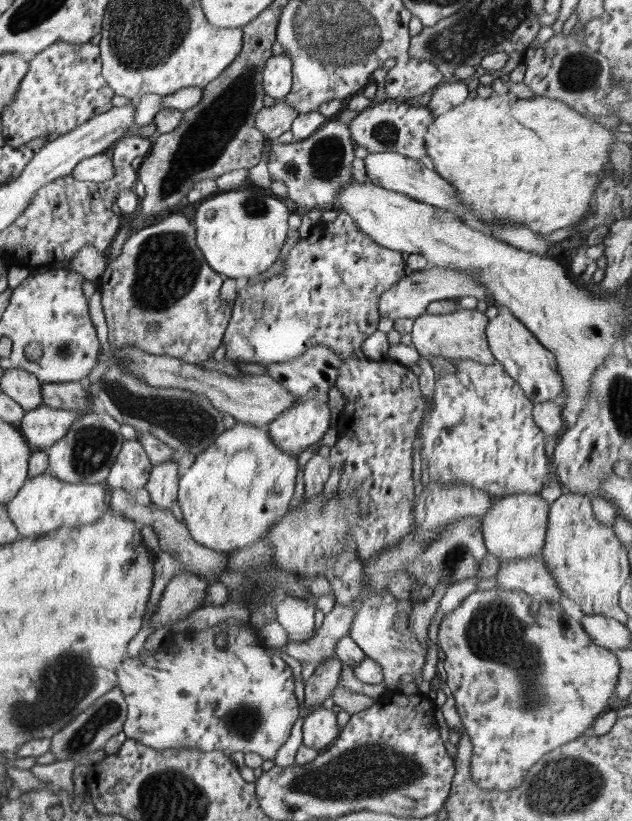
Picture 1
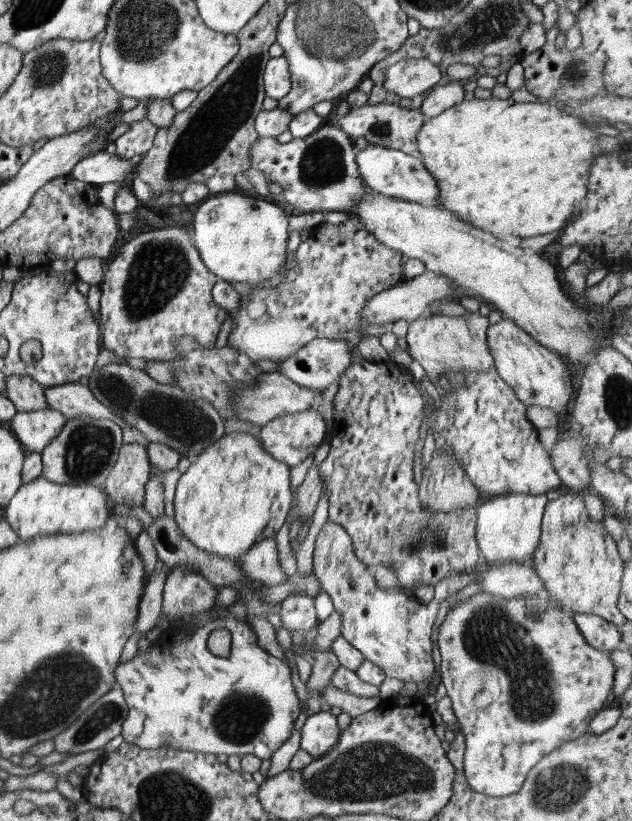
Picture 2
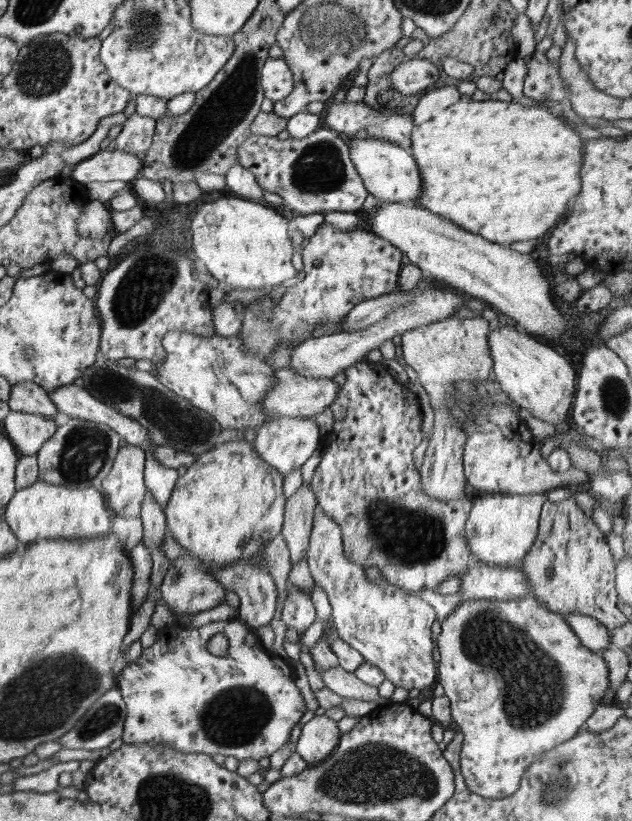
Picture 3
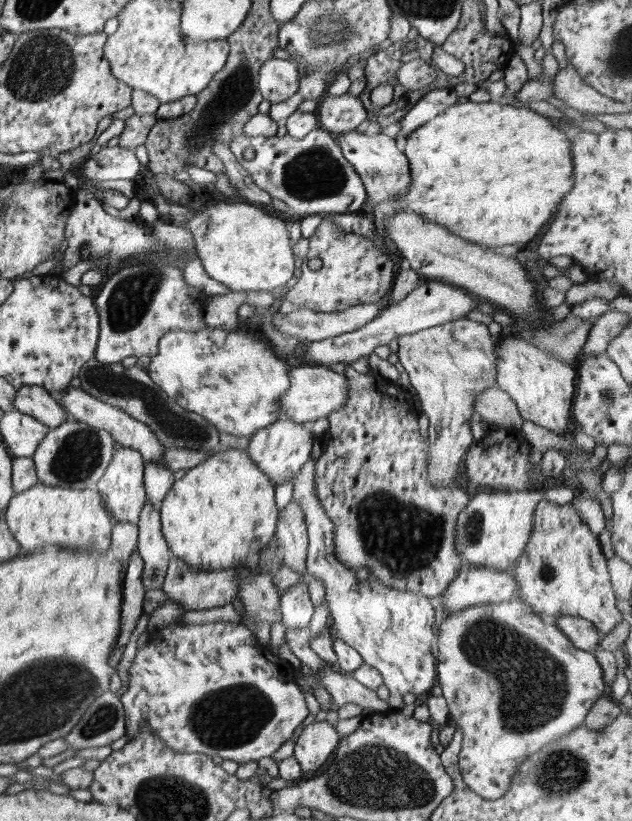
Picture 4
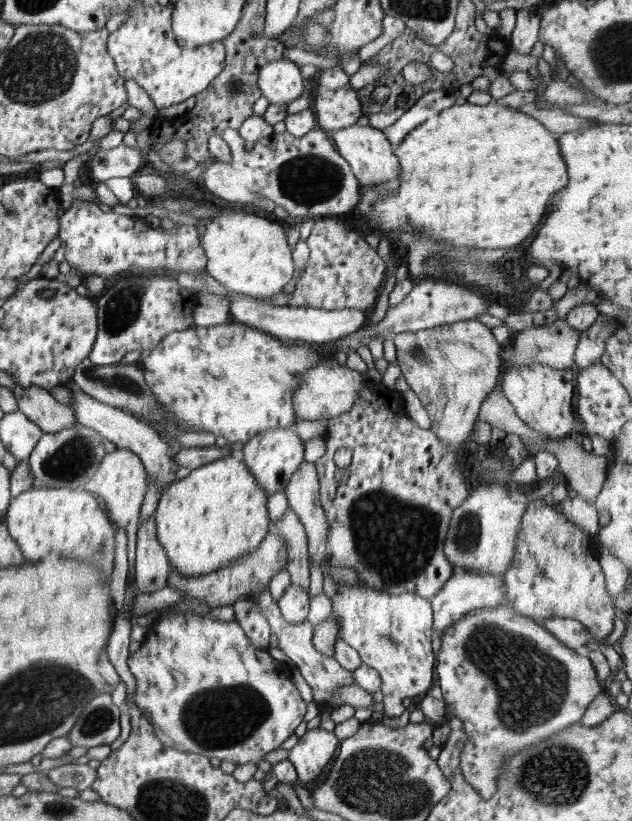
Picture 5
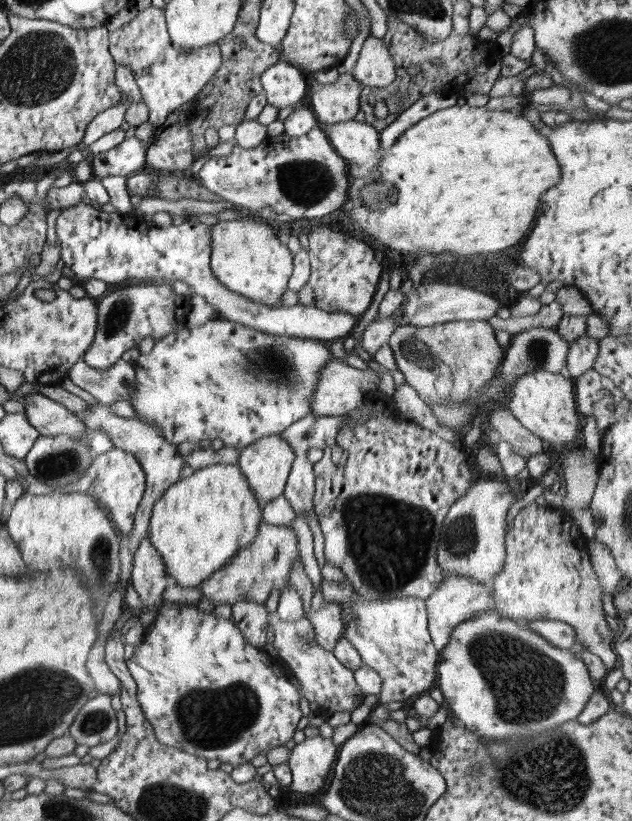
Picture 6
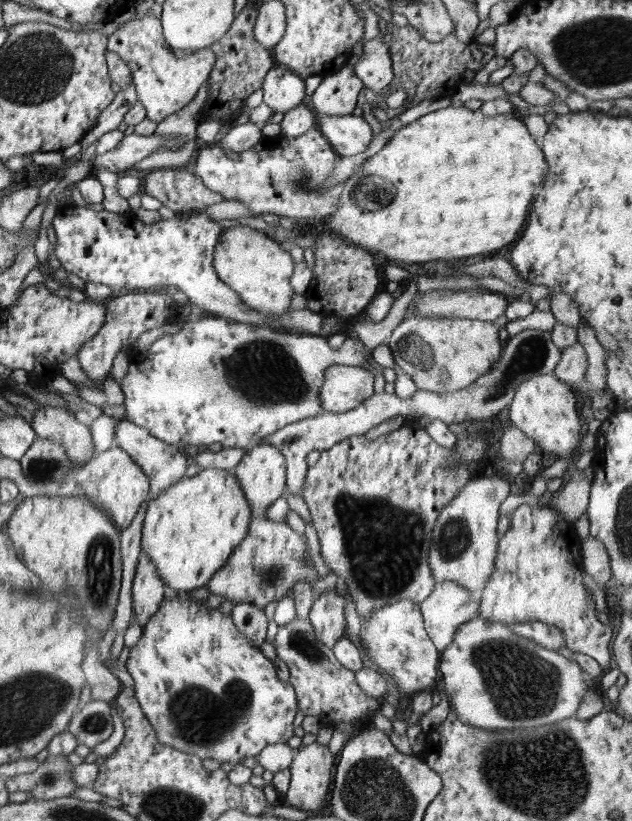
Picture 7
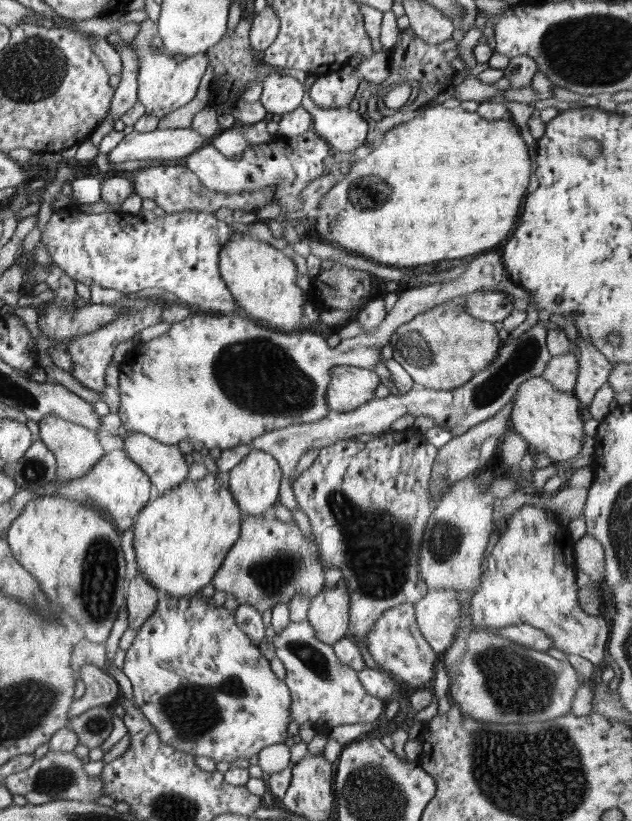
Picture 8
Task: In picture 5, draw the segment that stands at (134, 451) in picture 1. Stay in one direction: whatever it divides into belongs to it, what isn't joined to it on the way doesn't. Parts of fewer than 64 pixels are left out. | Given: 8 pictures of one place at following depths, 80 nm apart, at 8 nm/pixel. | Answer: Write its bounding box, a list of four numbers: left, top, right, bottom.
[82,449,148,582]

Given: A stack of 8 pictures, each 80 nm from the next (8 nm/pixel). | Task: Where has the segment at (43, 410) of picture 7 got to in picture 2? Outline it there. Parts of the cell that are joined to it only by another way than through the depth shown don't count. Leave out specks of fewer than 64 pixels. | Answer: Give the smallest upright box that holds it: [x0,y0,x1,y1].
[5,375,48,412]

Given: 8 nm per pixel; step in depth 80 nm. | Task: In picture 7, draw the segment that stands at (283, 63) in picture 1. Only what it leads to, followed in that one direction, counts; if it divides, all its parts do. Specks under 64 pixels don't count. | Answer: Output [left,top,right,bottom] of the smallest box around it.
[262,64,305,112]

